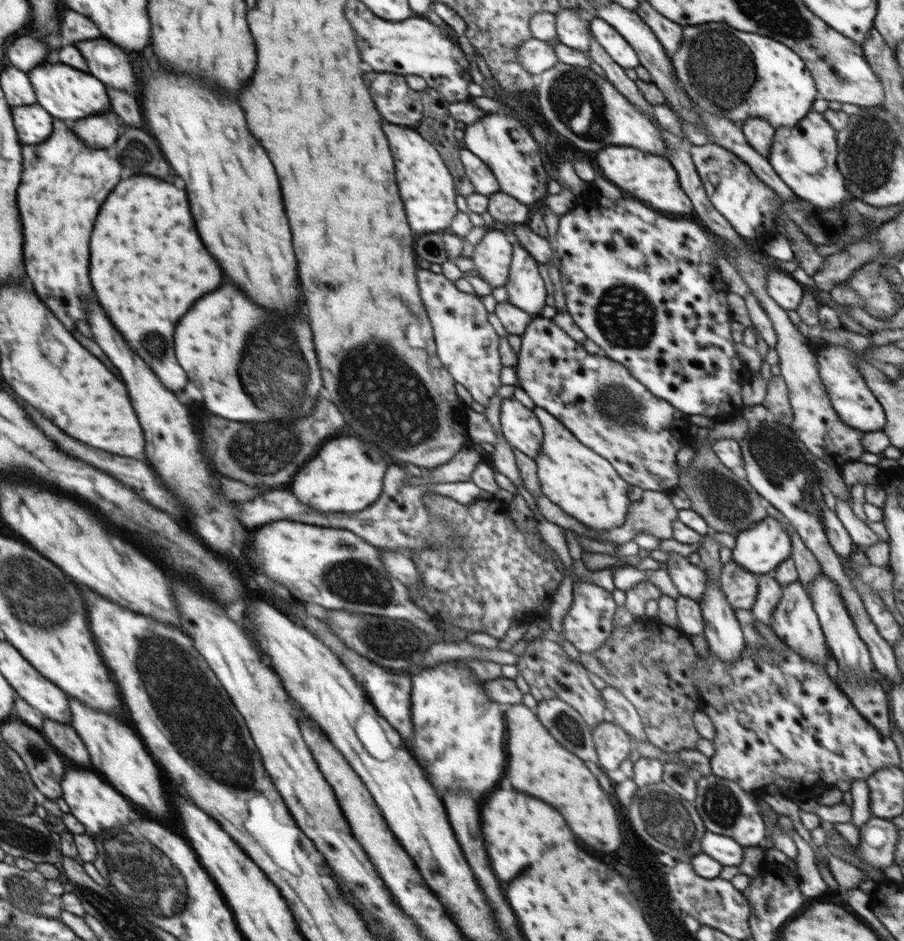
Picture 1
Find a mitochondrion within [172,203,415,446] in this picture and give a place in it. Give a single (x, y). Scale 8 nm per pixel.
(278, 371)

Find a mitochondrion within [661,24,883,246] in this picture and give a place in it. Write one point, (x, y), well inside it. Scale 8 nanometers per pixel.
(715, 62)

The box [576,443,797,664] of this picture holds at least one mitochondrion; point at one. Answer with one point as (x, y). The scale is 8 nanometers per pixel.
(729, 501)

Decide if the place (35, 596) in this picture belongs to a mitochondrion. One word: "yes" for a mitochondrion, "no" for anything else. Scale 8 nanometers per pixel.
yes

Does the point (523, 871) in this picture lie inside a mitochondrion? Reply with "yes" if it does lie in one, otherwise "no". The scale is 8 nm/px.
no

